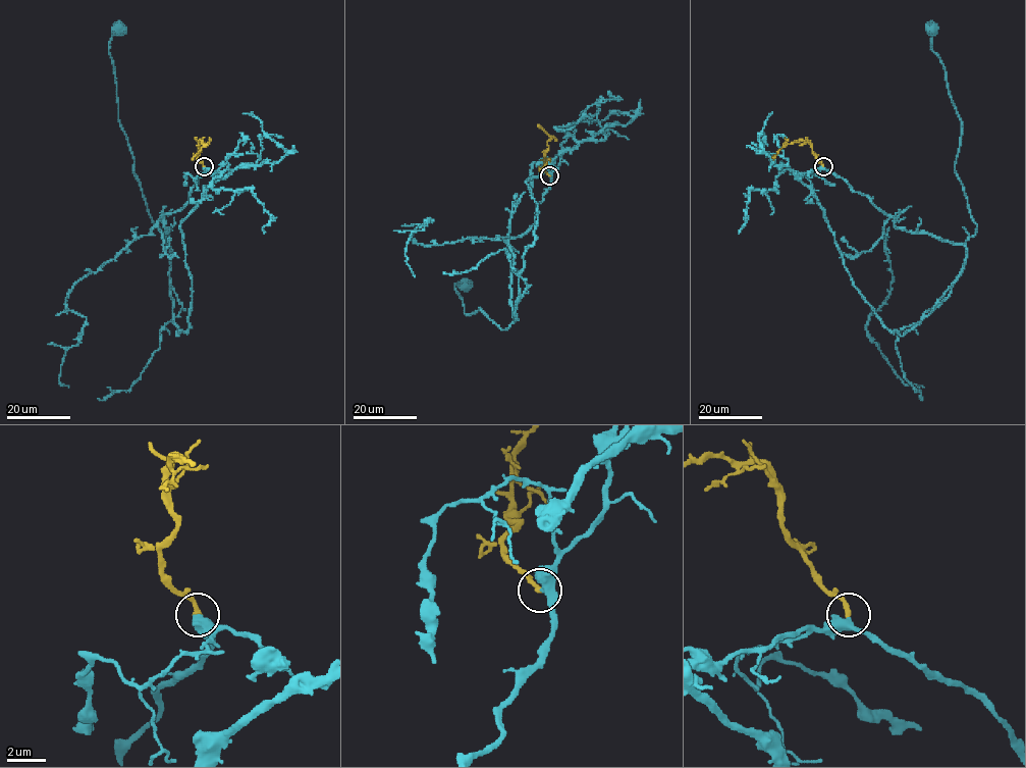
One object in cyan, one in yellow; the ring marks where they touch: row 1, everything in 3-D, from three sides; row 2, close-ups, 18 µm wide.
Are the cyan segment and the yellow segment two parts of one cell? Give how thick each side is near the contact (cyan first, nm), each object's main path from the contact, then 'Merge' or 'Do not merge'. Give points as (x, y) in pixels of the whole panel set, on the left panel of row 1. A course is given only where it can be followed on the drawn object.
Thickness 440 nm (cyan) against 280 nm. Course of cyan: (203, 166), (188, 201), (162, 214), (167, 243), (149, 213), (118, 120), (109, 49), (120, 28). Course of yellow: (203, 166), (198, 158), (201, 140), (205, 146), (192, 158). Merge

